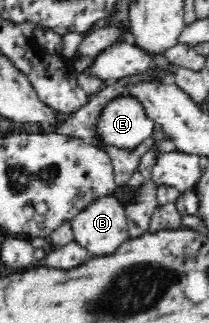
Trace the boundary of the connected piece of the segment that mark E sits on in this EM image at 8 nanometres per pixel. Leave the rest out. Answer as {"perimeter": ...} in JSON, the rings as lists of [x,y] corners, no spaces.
{"perimeter":[[[120,95],[113,98],[101,110],[96,126],[100,138],[109,146],[124,150],[138,148],[147,138],[152,137],[158,124],[148,118],[142,105],[131,95]]]}

